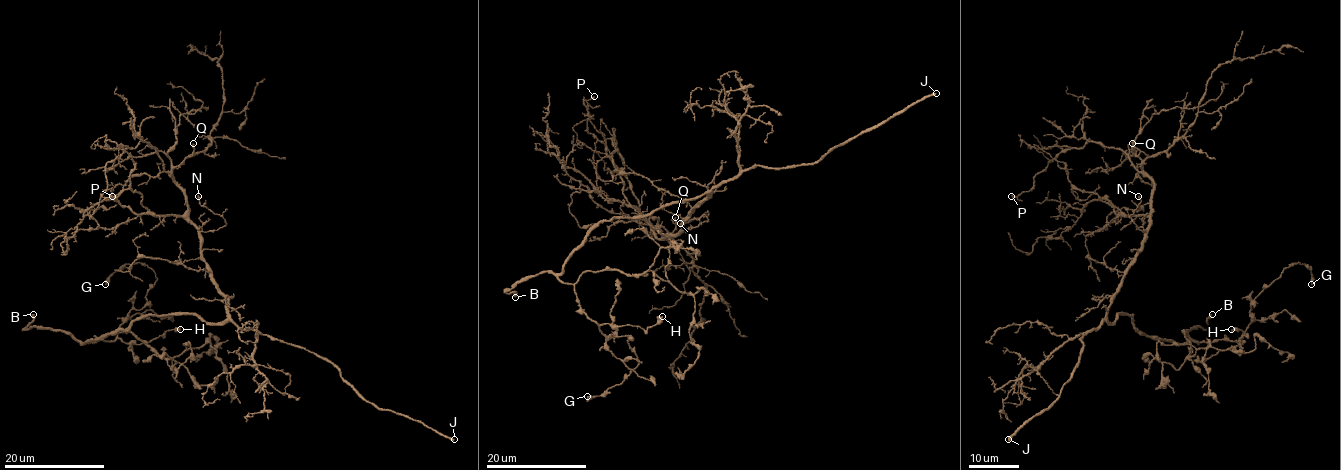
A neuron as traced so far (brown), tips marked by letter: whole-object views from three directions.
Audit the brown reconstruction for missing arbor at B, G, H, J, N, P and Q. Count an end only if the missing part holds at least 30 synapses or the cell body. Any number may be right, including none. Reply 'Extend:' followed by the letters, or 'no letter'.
Extend: B, J, Q

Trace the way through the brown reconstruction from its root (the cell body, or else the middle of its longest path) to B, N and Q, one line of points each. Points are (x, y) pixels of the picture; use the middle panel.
B: (687, 200), (661, 205), (644, 215), (601, 221), (561, 272), (522, 277), (506, 292), (515, 292), (515, 297)
N: (687, 200), (709, 192), (684, 220), (682, 230), (697, 227), (707, 221), (701, 215), (681, 226), (680, 223)
Q: (687, 200), (709, 192), (676, 233), (659, 238), (655, 227), (671, 233), (675, 217)

